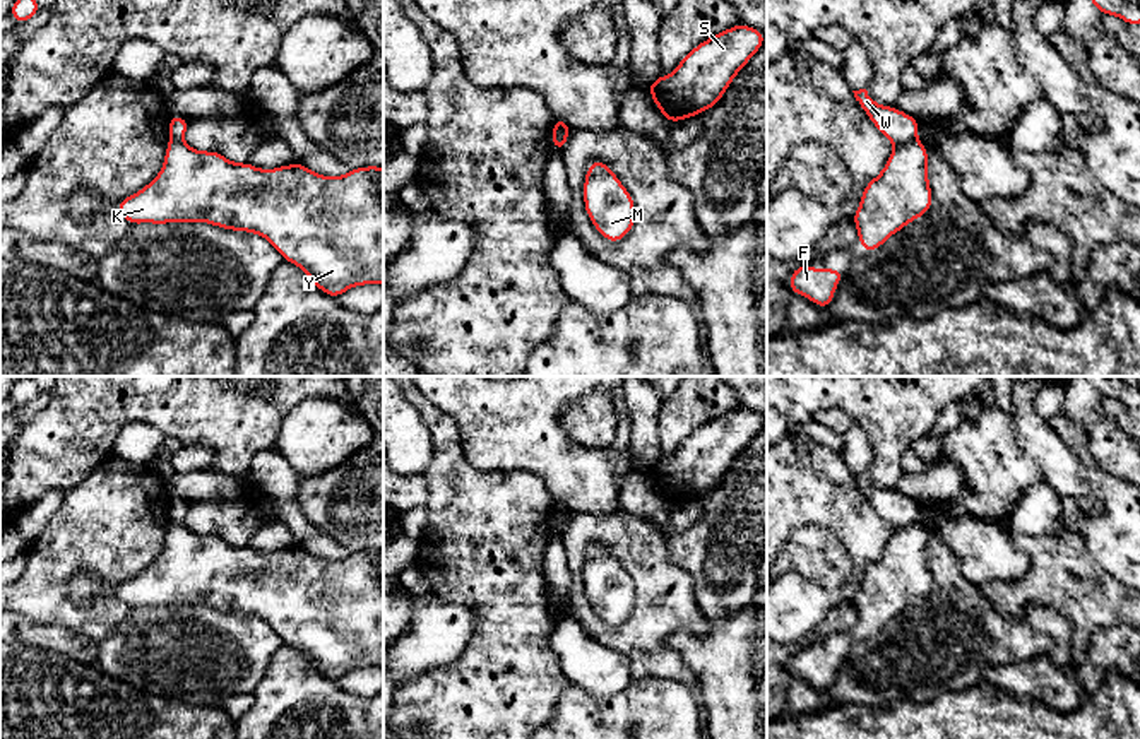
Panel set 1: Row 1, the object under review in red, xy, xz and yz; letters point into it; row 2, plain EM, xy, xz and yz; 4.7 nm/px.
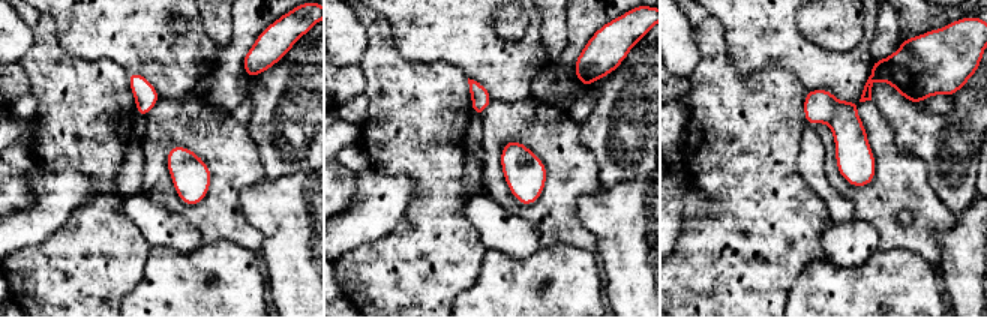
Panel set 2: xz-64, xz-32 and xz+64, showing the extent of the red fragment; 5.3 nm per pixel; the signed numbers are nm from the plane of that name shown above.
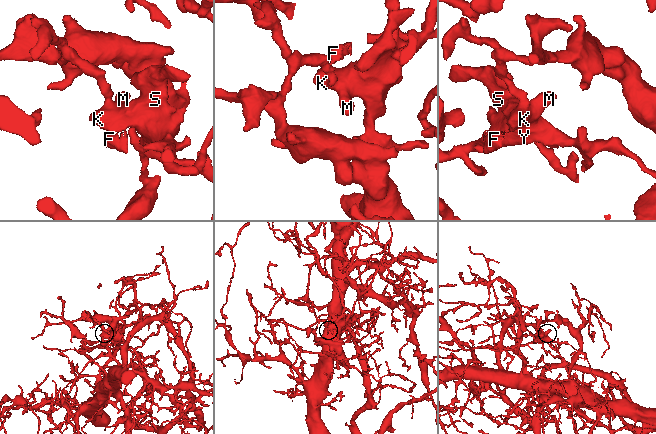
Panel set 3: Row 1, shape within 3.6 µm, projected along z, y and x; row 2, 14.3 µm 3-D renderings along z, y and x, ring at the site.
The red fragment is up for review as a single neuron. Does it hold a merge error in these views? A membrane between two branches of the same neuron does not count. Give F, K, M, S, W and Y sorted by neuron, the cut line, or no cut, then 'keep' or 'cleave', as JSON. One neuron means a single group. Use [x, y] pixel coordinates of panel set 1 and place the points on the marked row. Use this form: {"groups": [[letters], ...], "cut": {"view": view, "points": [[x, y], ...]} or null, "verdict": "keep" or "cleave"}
{"groups": [["F", "K", "M", "S", "Y"], ["W"]], "cut": {"view": "yz", "points": [[913, 139], [896, 146]]}, "verdict": "cleave"}

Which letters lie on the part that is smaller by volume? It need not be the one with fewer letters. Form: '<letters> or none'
F, K, M, S, Y

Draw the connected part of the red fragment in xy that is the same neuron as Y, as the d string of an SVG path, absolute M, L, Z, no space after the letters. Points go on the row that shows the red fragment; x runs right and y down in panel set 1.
M169 140L159 174L116 205L128 224L207 222L255 233L298 265L327 296L354 286L383 284L383 168L351 168L342 176L313 173L301 163L260 169L233 163L216 151L200 152Z

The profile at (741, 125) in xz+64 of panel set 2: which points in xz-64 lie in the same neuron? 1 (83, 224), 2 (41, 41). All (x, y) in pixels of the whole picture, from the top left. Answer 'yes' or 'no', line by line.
1: yes
2: yes

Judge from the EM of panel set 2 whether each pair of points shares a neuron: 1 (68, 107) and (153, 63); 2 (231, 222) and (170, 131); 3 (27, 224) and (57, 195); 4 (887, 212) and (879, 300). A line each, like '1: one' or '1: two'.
1: two
2: one
3: one
4: two

